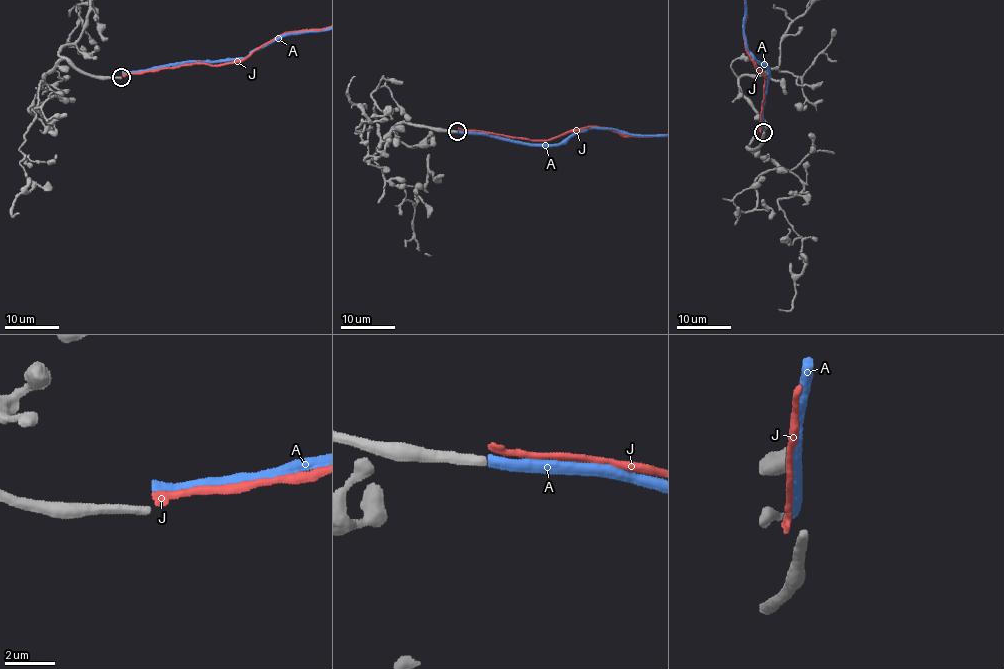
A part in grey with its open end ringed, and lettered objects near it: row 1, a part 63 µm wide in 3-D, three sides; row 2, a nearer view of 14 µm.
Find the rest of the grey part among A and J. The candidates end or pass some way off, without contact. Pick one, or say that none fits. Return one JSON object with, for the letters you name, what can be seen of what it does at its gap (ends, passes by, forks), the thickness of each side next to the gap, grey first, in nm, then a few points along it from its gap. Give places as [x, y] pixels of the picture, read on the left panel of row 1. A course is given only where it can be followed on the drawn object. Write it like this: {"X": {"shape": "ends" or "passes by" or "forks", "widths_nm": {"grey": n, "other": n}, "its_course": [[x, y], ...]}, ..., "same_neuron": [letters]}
{"A": {"shape": "ends", "widths_nm": {"grey": 360, "other": 440}}, "same_neuron": ["A"]}

